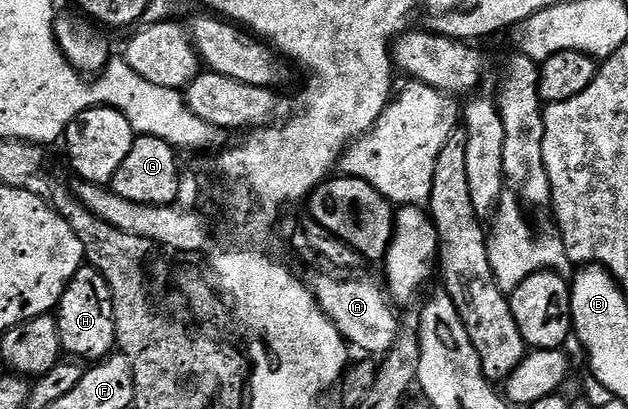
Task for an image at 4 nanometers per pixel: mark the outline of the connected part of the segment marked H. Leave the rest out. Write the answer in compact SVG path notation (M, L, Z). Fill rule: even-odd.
M88 263L71 279L63 291L55 310L61 348L70 358L85 363L97 363L114 352L117 344L115 319L113 318L113 292L107 287L107 279Z

